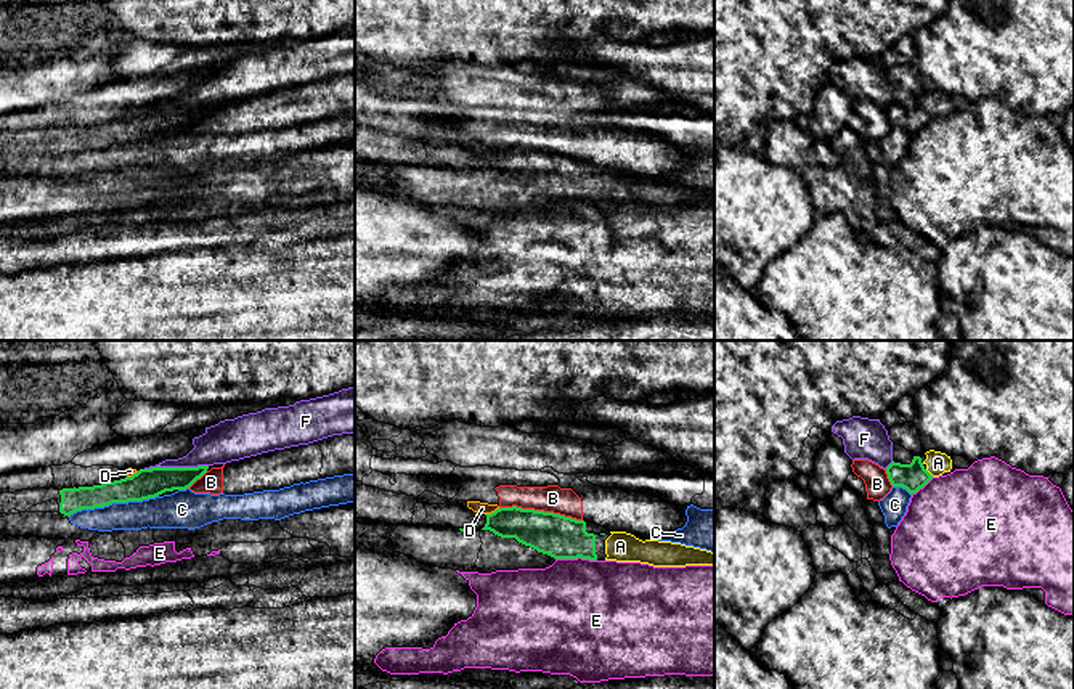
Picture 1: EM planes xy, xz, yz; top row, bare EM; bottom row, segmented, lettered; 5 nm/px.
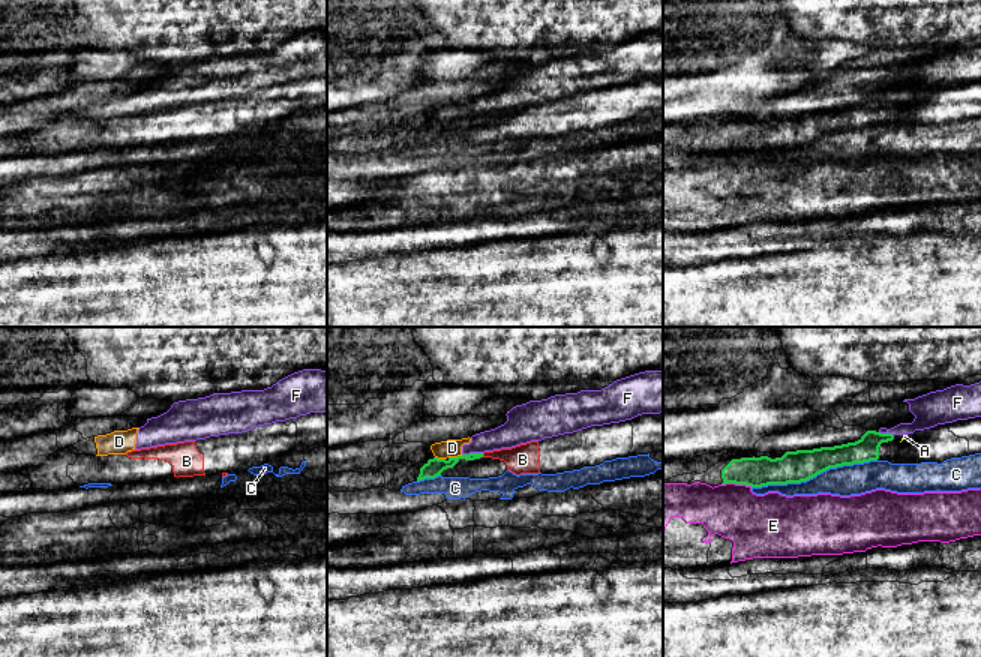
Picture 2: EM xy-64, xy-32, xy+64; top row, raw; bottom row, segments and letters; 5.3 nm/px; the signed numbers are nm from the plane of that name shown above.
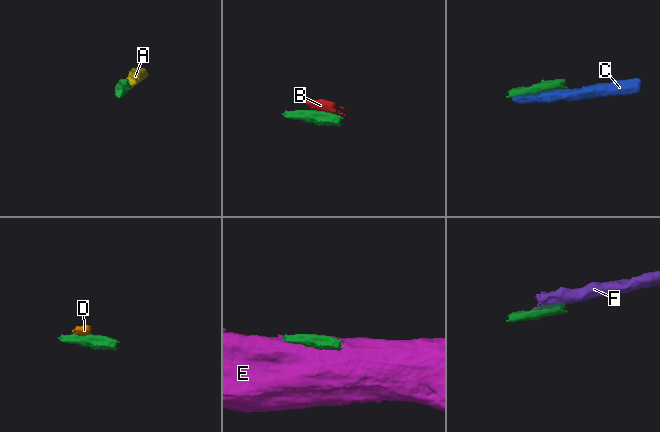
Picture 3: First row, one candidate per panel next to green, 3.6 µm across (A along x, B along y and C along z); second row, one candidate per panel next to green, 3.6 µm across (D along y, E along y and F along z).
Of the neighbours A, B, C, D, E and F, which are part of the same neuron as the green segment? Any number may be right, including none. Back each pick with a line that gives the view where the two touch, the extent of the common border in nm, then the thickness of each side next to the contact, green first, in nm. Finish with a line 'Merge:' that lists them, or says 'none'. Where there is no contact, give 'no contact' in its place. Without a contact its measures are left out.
A: meets green in yz; contact 60 nm long; 140 nm thick on the green side, 120 nm on the other
Merge: A

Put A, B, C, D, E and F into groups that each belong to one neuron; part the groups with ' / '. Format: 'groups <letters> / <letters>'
groups A / B / C / D F / E

